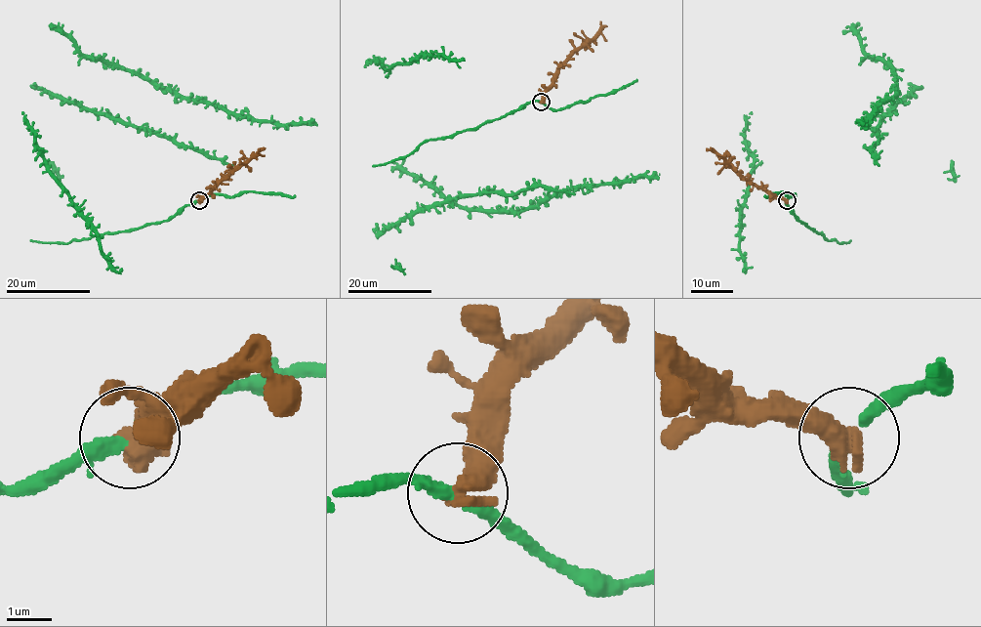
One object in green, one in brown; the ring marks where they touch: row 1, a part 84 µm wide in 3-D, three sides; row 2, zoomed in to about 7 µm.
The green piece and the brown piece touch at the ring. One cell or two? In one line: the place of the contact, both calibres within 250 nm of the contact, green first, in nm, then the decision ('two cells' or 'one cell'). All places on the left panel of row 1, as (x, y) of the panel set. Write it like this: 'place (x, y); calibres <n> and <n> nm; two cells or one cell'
place (199, 200); calibres 240 and 650 nm; two cells

